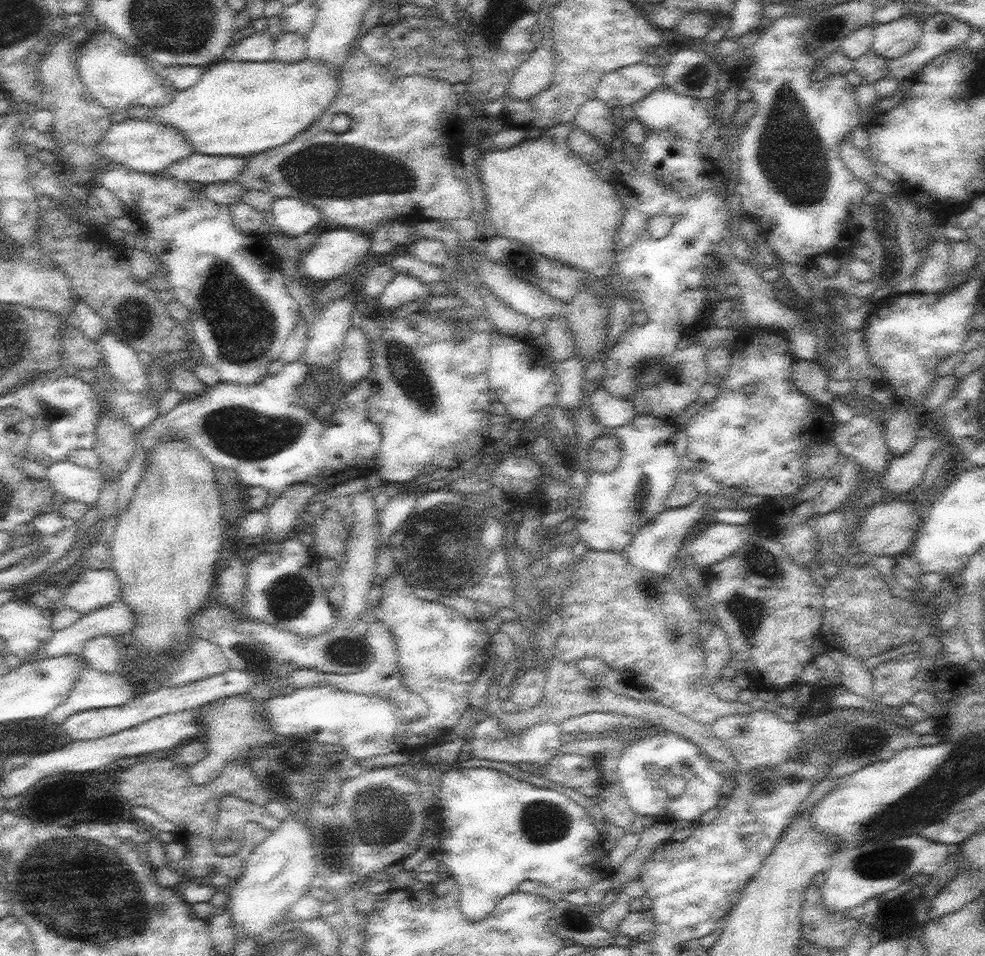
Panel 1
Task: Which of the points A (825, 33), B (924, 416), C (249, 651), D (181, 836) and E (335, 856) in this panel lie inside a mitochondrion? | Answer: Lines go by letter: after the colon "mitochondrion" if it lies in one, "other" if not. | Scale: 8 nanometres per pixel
A: mitochondrion
B: other
C: mitochondrion
D: other
E: mitochondrion

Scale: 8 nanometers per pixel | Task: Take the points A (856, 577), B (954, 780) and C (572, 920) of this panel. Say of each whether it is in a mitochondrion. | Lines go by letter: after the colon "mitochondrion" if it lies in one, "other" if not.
A: other
B: mitochondrion
C: mitochondrion

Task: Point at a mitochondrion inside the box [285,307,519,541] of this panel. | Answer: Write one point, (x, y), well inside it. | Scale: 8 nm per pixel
(408, 371)

